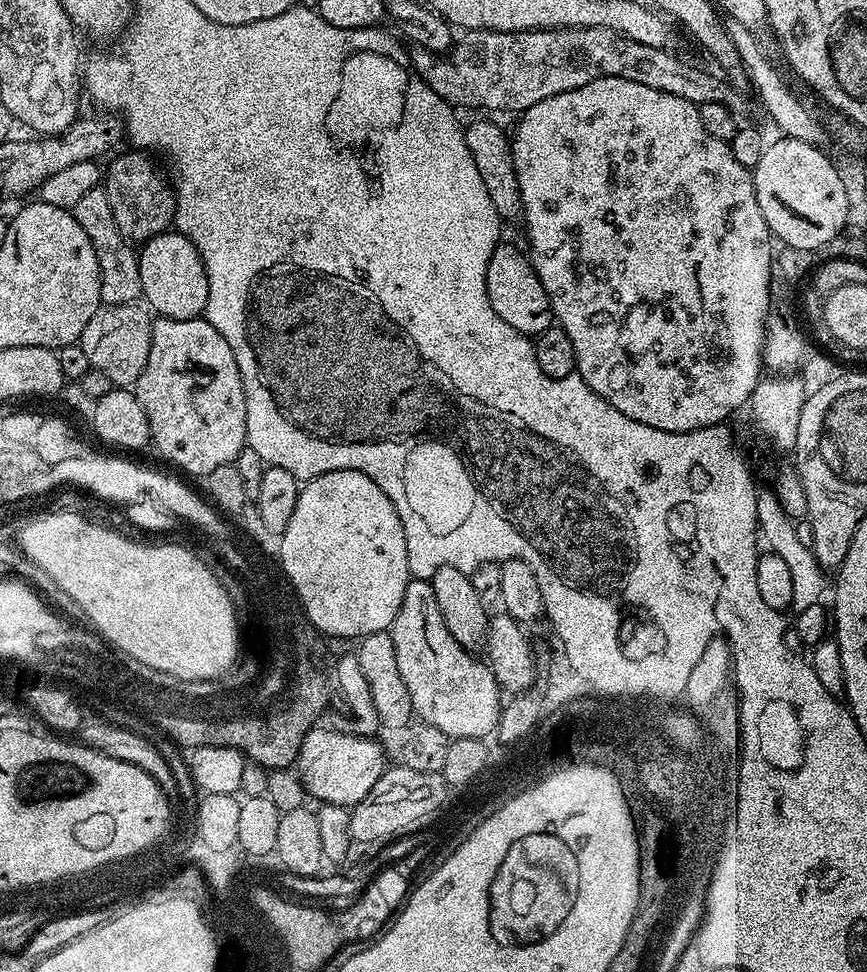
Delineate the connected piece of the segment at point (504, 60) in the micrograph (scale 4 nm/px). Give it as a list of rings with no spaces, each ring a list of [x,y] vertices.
[[[536,28],[520,32],[478,29],[465,31],[461,36],[461,40],[459,37],[445,56],[417,47],[413,47],[410,52],[411,71],[419,76],[422,82],[426,82],[426,86],[430,86],[434,94],[438,94],[446,103],[457,109],[472,108],[477,104],[478,107],[489,108],[492,112],[508,111],[519,114],[534,106],[534,102],[542,102],[542,98],[554,98],[554,94],[562,94],[566,90],[578,90],[578,86],[586,86],[586,82],[594,82],[598,78],[626,78],[630,82],[642,82],[642,86],[654,86],[654,90],[666,90],[666,94],[678,94],[678,98],[686,98],[697,106],[706,102],[718,102],[726,105],[738,118],[743,117],[743,112],[748,108],[747,102],[744,101],[745,93],[741,89],[732,87],[727,79],[721,78],[715,71],[707,72],[696,64],[687,64],[686,61],[679,60],[679,55],[675,51],[642,45],[612,29]]]

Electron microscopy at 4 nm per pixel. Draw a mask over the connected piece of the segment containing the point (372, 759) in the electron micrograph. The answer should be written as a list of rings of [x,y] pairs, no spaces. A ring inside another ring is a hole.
[[[313,726],[302,742],[300,759],[298,761],[298,775],[304,791],[320,804],[337,804],[343,808],[351,809],[378,782],[383,774],[386,761],[384,761],[384,748],[379,739],[370,736],[348,735],[341,730],[320,728]]]

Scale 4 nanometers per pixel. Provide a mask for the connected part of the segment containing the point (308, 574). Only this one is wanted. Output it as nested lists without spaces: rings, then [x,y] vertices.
[[[358,470],[327,472],[301,487],[294,514],[290,514],[290,522],[281,538],[279,562],[283,565],[284,575],[295,588],[309,622],[328,638],[359,638],[389,631],[402,606],[410,579],[406,534],[394,510],[394,502],[390,502],[374,481]]]

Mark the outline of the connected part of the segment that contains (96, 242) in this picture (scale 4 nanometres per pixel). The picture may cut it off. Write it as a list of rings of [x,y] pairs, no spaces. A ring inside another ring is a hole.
[[[103,187],[89,190],[70,211],[78,226],[86,230],[86,238],[90,238],[90,246],[94,246],[94,254],[98,258],[101,305],[137,303],[142,290],[140,257],[122,230],[118,230],[118,222],[114,222],[114,213],[110,211],[110,198],[104,193]]]

